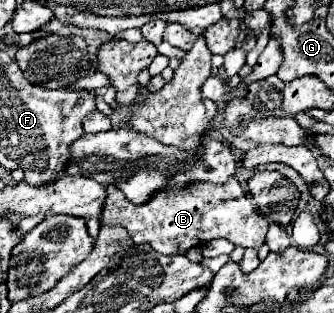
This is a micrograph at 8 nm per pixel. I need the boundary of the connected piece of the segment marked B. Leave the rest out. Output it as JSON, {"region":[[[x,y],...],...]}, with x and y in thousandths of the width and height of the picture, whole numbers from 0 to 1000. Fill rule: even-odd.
{"region":[[[704,562],[668,594],[584,588],[536,613],[494,607],[428,658],[386,645],[356,601],[320,594],[320,639],[296,703],[308,722],[374,722],[404,780],[446,780],[458,799],[500,818],[560,812],[566,792],[602,786],[638,760],[674,760],[704,786],[775,799],[793,780],[793,748],[805,735],[805,703],[757,665],[751,633]]]}

